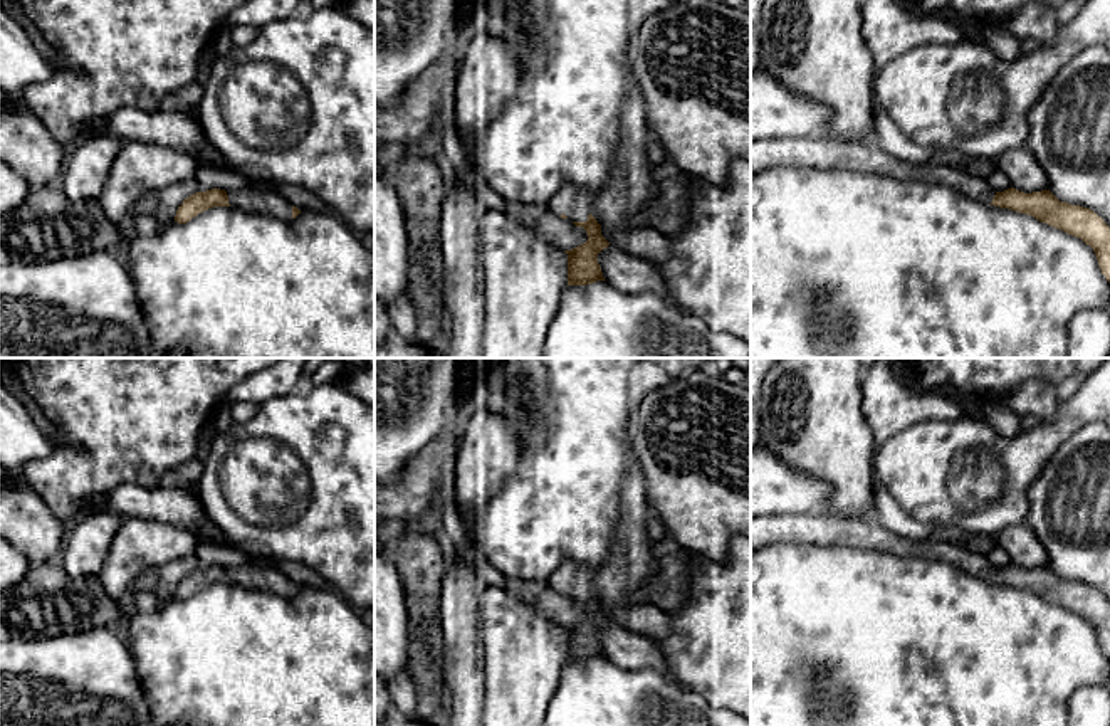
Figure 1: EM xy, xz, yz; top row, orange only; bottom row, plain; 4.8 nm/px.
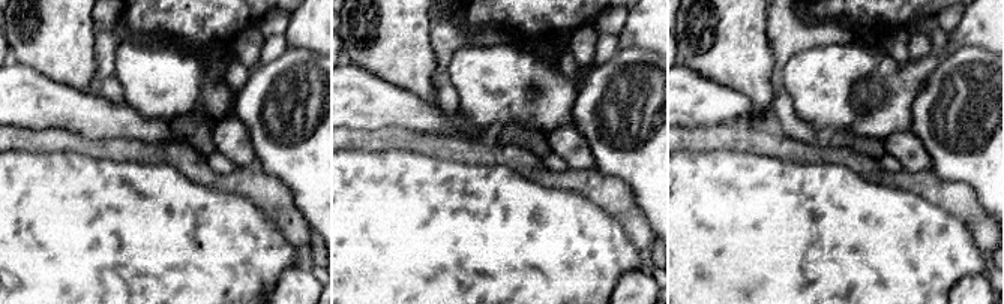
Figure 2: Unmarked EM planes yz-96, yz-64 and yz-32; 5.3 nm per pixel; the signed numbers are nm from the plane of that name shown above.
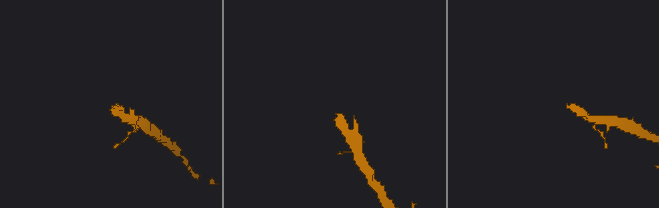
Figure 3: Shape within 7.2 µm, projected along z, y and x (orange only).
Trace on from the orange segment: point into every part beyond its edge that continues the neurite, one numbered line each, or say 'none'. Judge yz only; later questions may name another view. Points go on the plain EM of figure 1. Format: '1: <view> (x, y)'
1: yz (827, 530)

